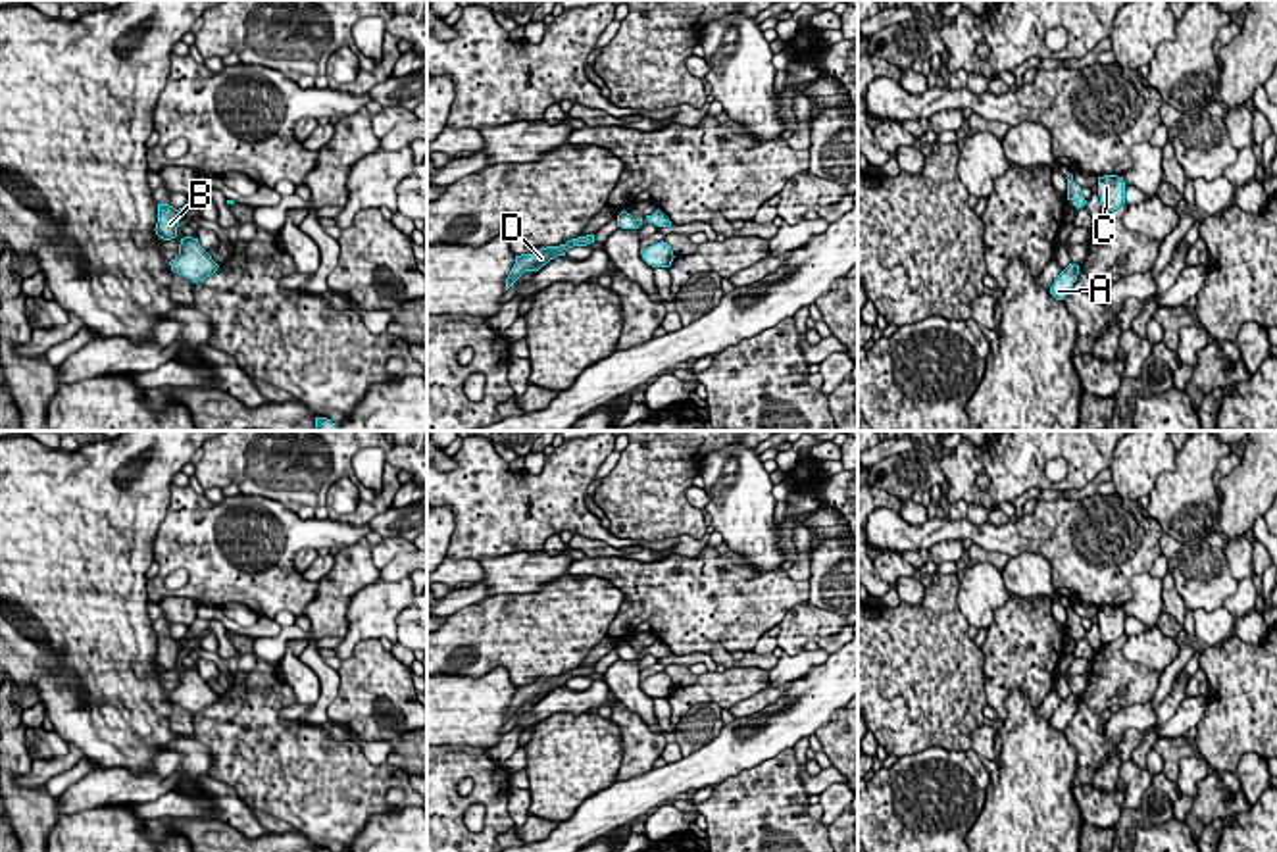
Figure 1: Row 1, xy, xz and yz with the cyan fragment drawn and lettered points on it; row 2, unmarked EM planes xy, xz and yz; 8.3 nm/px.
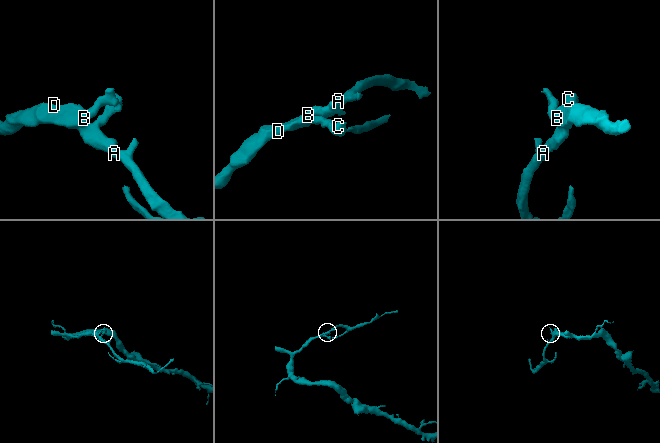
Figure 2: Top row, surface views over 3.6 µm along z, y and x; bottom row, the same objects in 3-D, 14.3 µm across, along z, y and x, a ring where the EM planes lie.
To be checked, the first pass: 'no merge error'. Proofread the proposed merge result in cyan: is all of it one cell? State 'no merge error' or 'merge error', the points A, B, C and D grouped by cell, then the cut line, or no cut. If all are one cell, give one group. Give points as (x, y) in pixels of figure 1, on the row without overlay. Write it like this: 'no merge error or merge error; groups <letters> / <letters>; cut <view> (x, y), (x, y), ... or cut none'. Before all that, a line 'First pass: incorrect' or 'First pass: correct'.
First pass: correct
no merge error; groups A B C D; cut none

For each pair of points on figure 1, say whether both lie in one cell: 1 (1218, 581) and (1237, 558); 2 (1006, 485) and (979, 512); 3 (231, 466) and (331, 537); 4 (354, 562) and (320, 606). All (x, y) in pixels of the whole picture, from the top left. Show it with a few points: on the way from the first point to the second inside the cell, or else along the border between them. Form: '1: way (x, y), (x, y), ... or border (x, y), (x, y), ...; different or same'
1: border (1222, 549), (1229, 574), (1237, 581); different
2: border (970, 502), (981, 502), (989, 510); different
3: border (285, 506), (295, 514); different
4: way (350, 574), (331, 595); same

